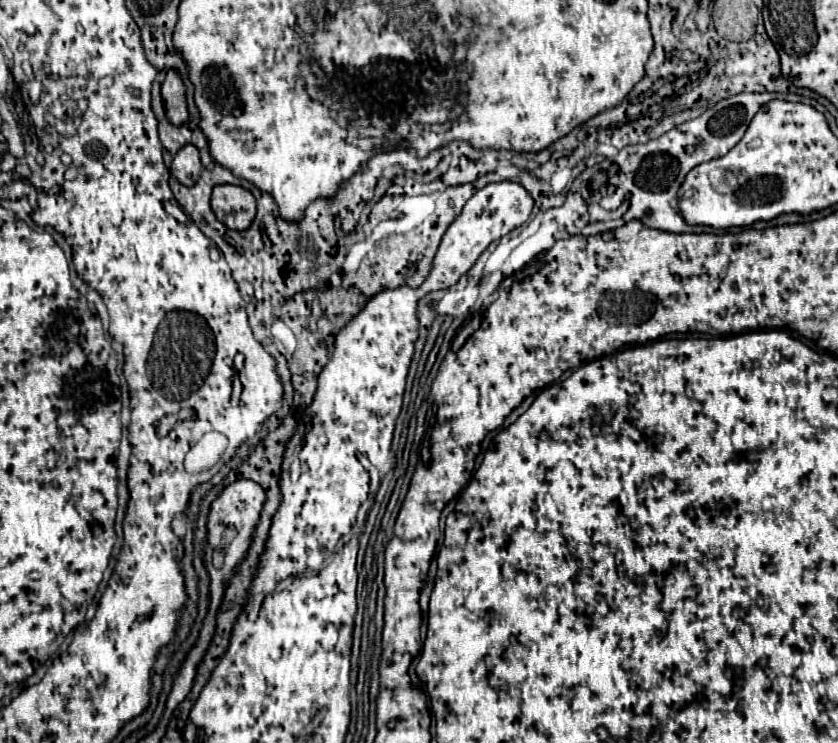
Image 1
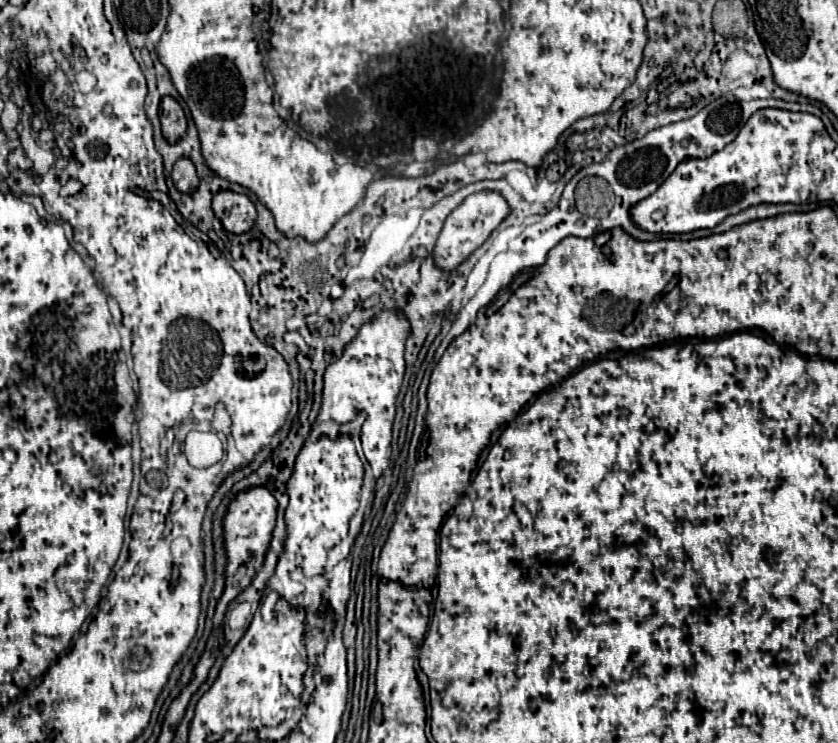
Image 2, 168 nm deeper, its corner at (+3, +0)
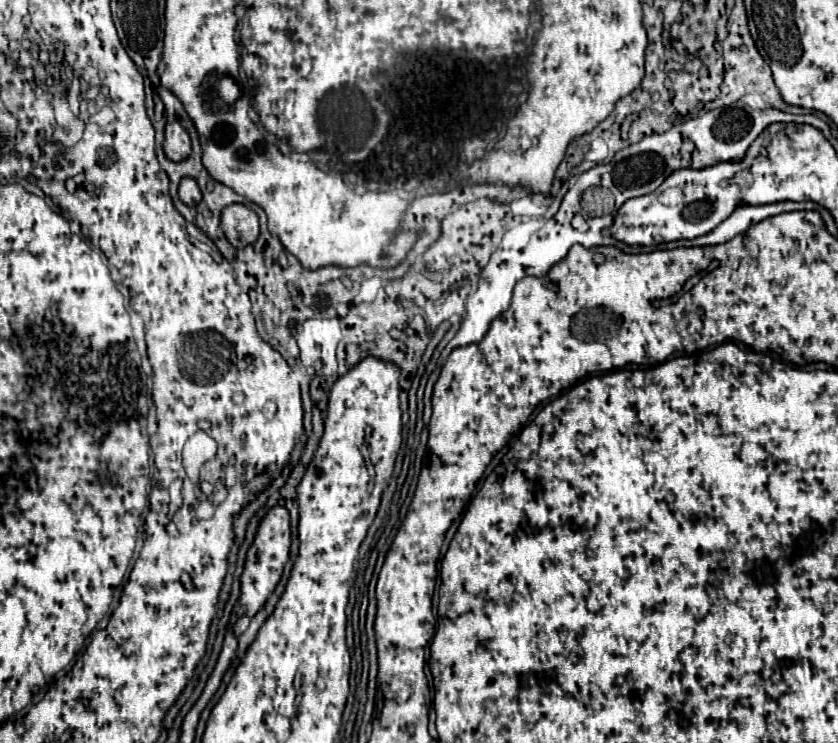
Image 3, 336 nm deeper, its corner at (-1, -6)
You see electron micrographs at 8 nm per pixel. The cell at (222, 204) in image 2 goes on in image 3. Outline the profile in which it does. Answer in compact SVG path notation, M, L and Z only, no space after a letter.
M231 204L221 212L221 230L235 248L243 248L257 240L259 218L251 208L243 204Z

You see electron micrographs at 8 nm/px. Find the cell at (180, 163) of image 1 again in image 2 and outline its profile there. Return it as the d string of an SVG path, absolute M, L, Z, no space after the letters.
M179 158L177 162L175 162L175 166L173 166L173 172L171 172L171 180L173 180L173 184L175 184L175 188L179 190L179 192L193 192L193 190L197 190L197 186L199 186L199 178L197 178L197 174L195 174L195 166L193 166L193 162L191 160L187 160L187 158Z

